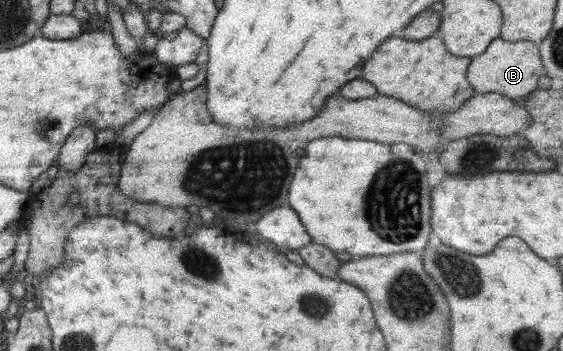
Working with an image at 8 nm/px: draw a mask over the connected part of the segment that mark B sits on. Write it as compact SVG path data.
M495 38L487 49L470 61L466 73L467 80L475 93L499 93L515 100L525 98L537 89L538 81L545 74L540 51L532 41L505 41Z

